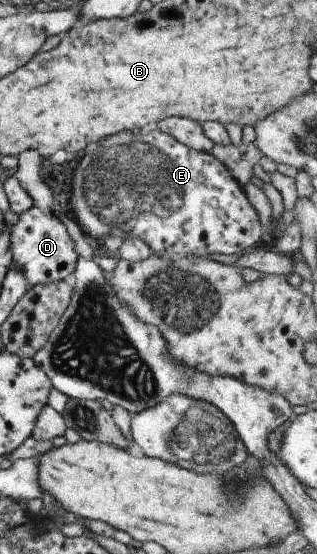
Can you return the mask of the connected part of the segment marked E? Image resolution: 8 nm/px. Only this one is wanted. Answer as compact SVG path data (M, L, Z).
M156 123L143 126L139 134L147 134L145 137L117 133L113 139L103 139L103 143L99 143L99 151L87 151L87 155L75 163L70 207L66 214L82 233L94 240L95 245L100 244L112 253L117 253L122 236L137 237L145 242L152 254L167 261L193 258L209 260L210 254L233 255L257 243L261 237L257 213L227 167L211 153L188 148L159 129L151 131L155 129Z

